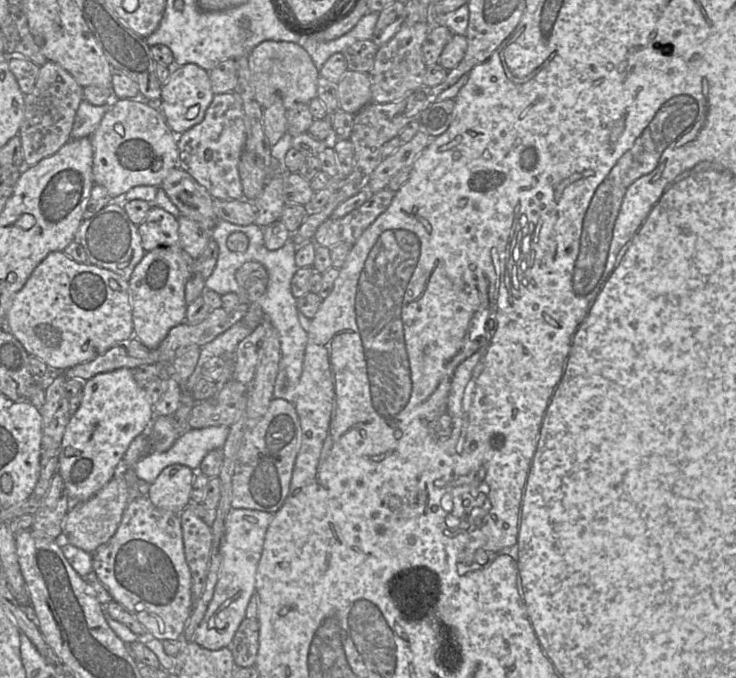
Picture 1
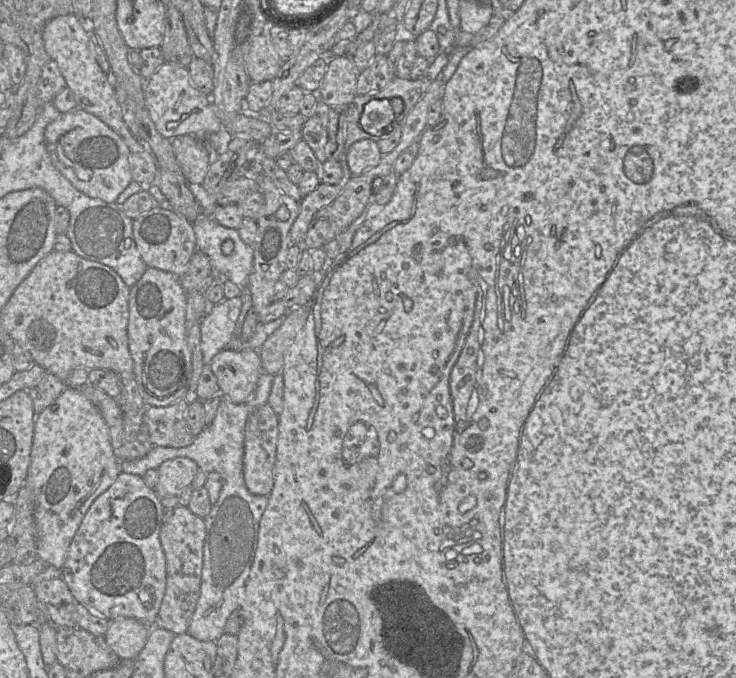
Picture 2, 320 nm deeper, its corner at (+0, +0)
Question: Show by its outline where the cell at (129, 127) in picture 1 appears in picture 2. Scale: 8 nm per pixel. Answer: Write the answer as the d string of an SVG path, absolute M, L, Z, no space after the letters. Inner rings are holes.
M76 108L47 125L45 145L55 168L83 194L113 203L133 181L129 150L122 138L96 116Z

